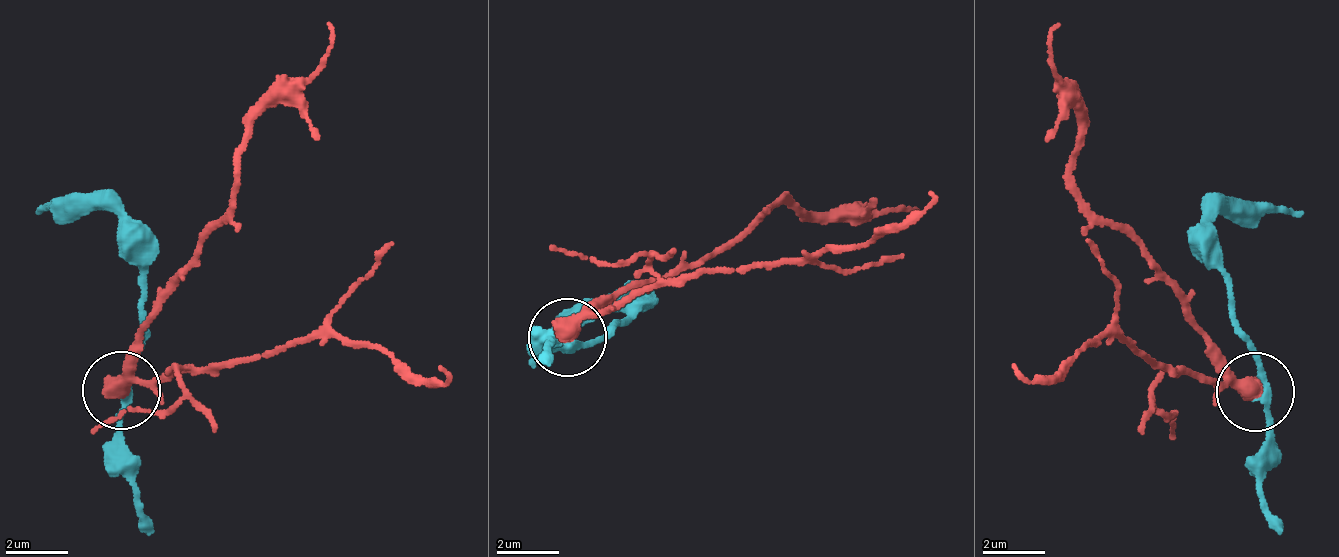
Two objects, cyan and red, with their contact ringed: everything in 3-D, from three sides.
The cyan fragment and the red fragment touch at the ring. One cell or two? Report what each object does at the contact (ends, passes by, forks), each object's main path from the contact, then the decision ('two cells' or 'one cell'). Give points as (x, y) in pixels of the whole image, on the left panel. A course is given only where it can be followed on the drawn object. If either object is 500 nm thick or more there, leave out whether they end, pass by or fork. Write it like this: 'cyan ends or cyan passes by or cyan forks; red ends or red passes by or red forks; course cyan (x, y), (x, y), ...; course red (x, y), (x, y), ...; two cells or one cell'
cyan passes by; red passes by; course cyan (123, 392), (143, 329), (120, 219), (40, 207); course red (123, 392), (153, 312), (198, 256), (240, 190), (240, 135), (330, 49), (325, 26); two cells

